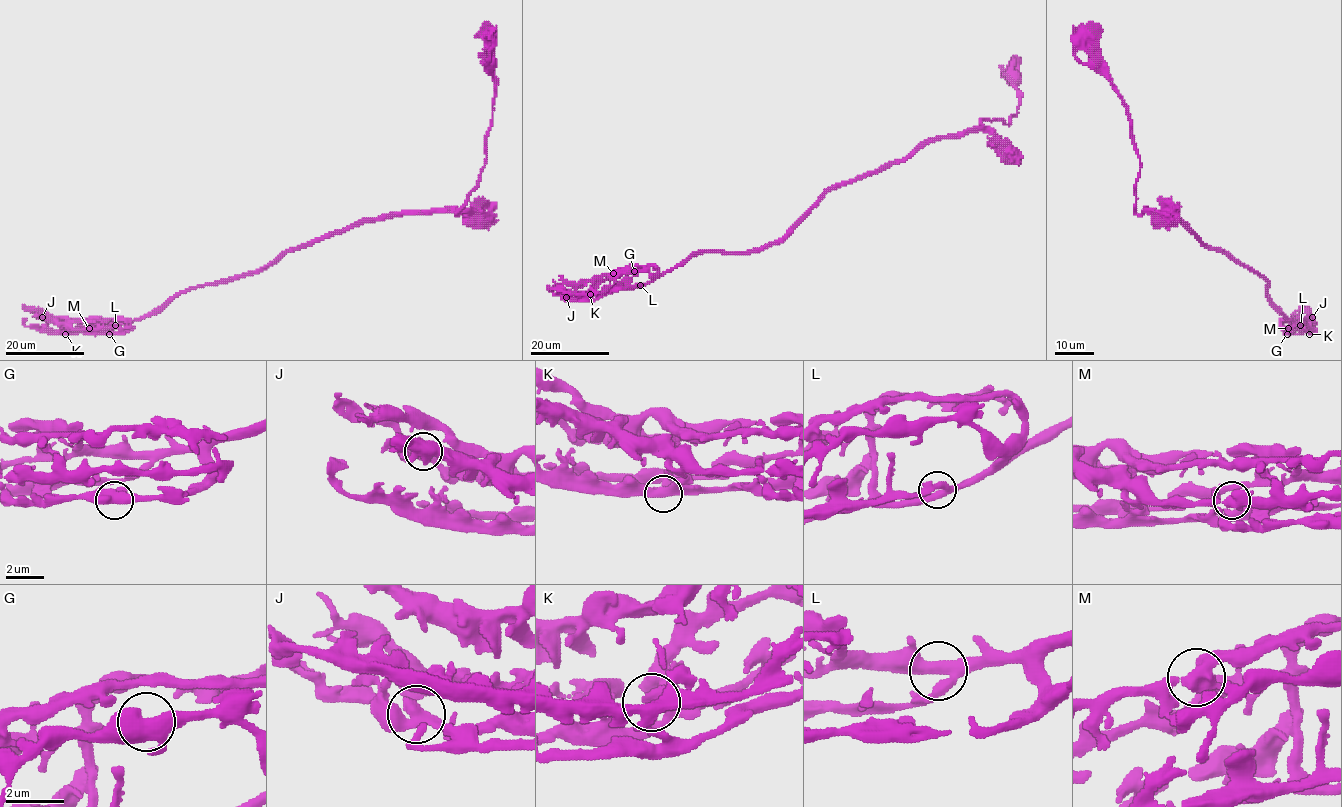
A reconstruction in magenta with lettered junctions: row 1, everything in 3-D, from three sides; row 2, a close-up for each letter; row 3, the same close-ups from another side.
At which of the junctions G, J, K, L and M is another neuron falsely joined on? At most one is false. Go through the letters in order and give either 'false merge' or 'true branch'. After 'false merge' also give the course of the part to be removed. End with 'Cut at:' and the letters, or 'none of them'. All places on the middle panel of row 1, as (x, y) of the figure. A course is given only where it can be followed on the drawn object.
G: true branch
J: true branch
K: true branch
L: true branch
M: true branch
Cut at: none of them

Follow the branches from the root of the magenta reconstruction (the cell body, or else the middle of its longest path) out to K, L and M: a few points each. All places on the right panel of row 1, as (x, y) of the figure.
K: (1091, 36), (1139, 159), (1134, 211), (1173, 216), (1256, 272), (1268, 298), (1309, 334)
L: (1091, 36), (1139, 159), (1134, 211), (1173, 216), (1228, 252), (1300, 325)
M: (1091, 36), (1139, 159), (1134, 211), (1173, 216), (1256, 272), (1294, 323), (1289, 329)

